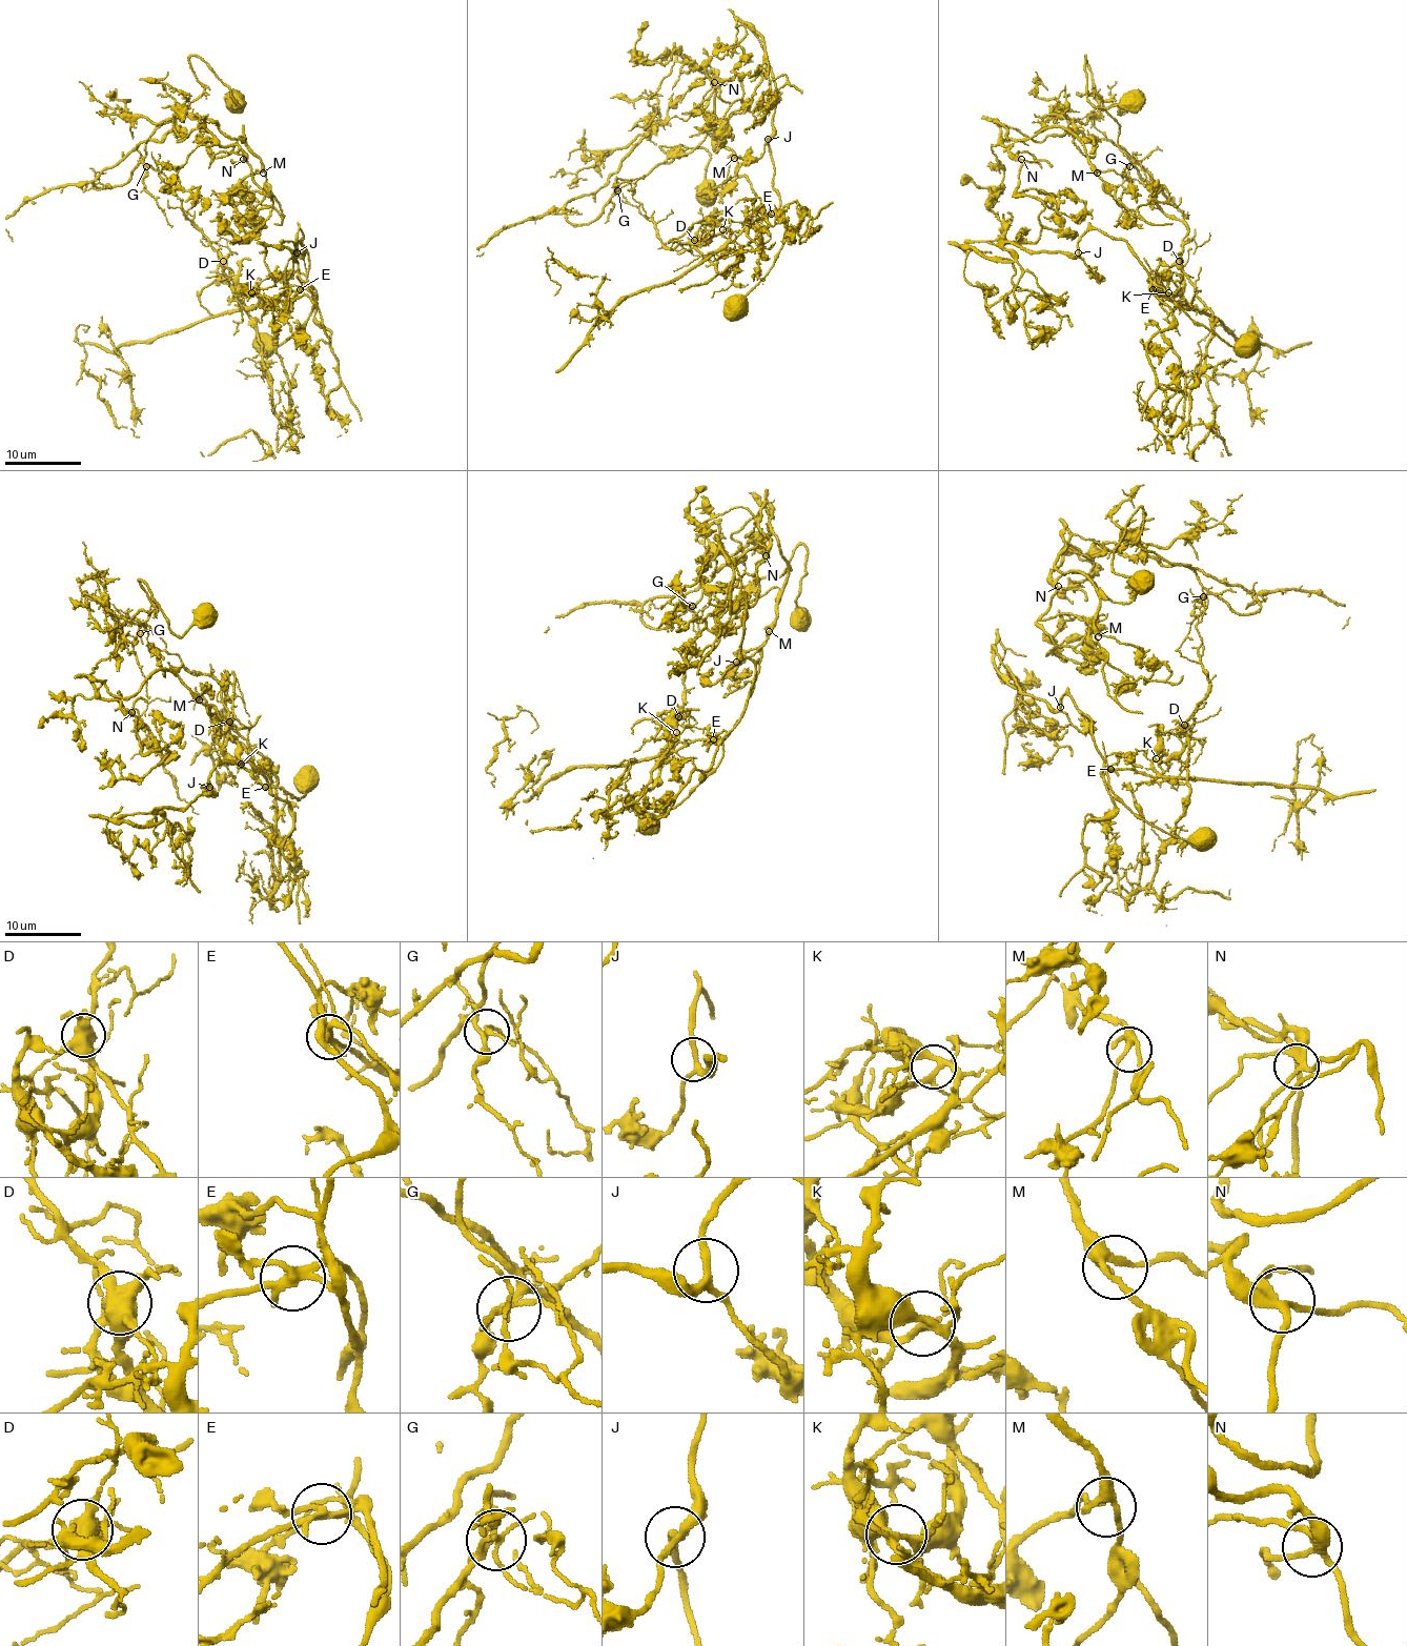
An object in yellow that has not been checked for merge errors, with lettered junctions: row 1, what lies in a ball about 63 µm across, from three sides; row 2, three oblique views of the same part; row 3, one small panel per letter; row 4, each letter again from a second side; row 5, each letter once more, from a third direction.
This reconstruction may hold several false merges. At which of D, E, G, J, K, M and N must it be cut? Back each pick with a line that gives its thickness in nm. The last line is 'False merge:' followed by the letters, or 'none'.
D: calibre 550 nm
E: calibre 240 nm
G: calibre 160 nm
False merge: D, E, G

